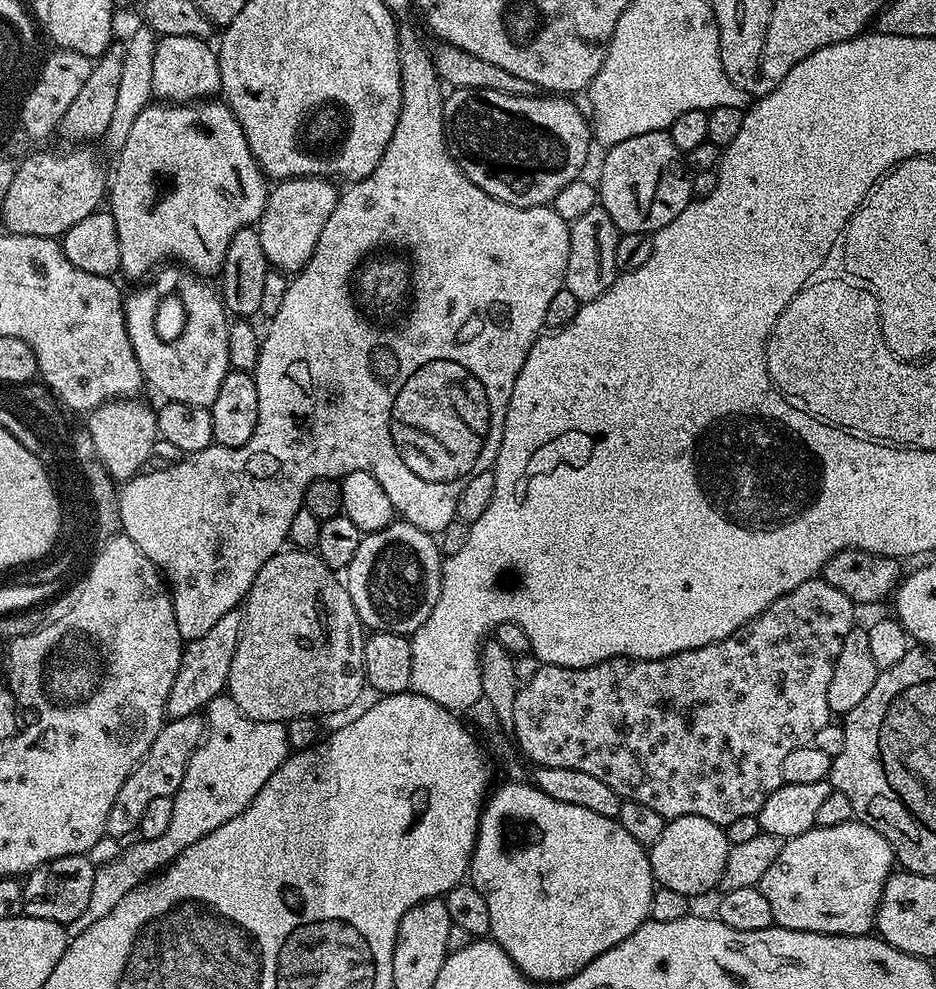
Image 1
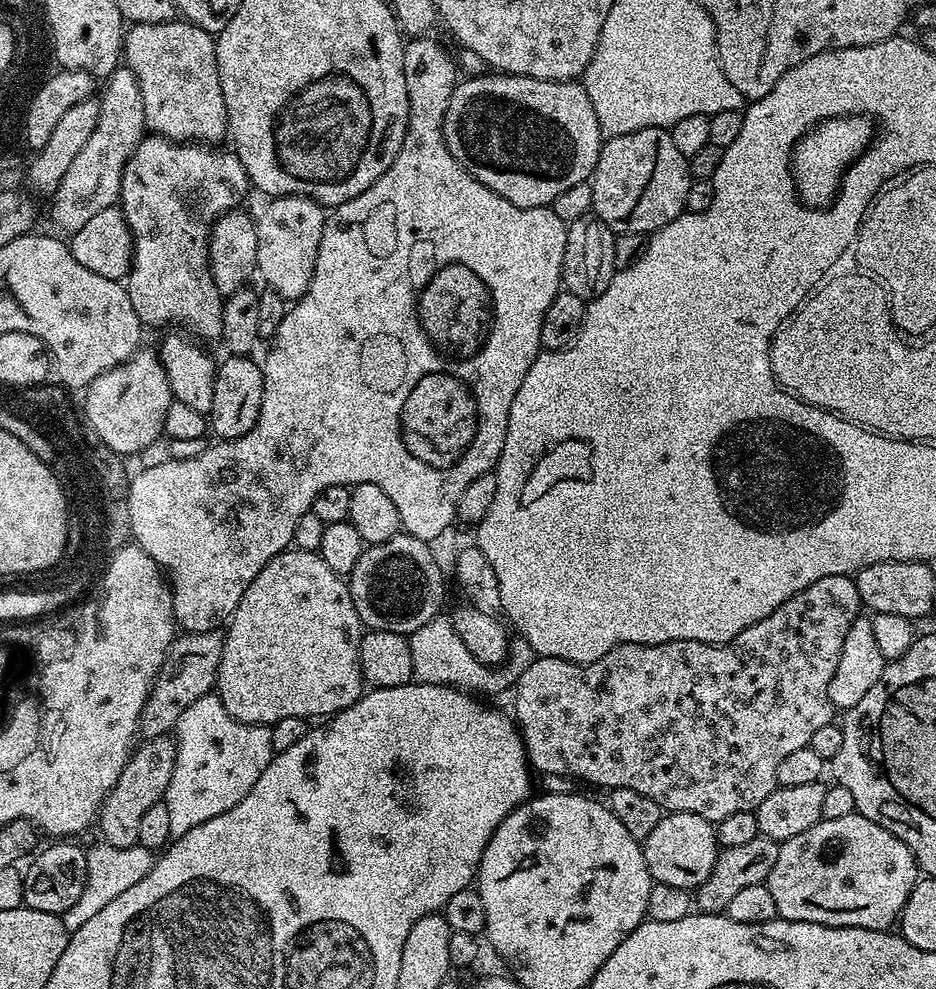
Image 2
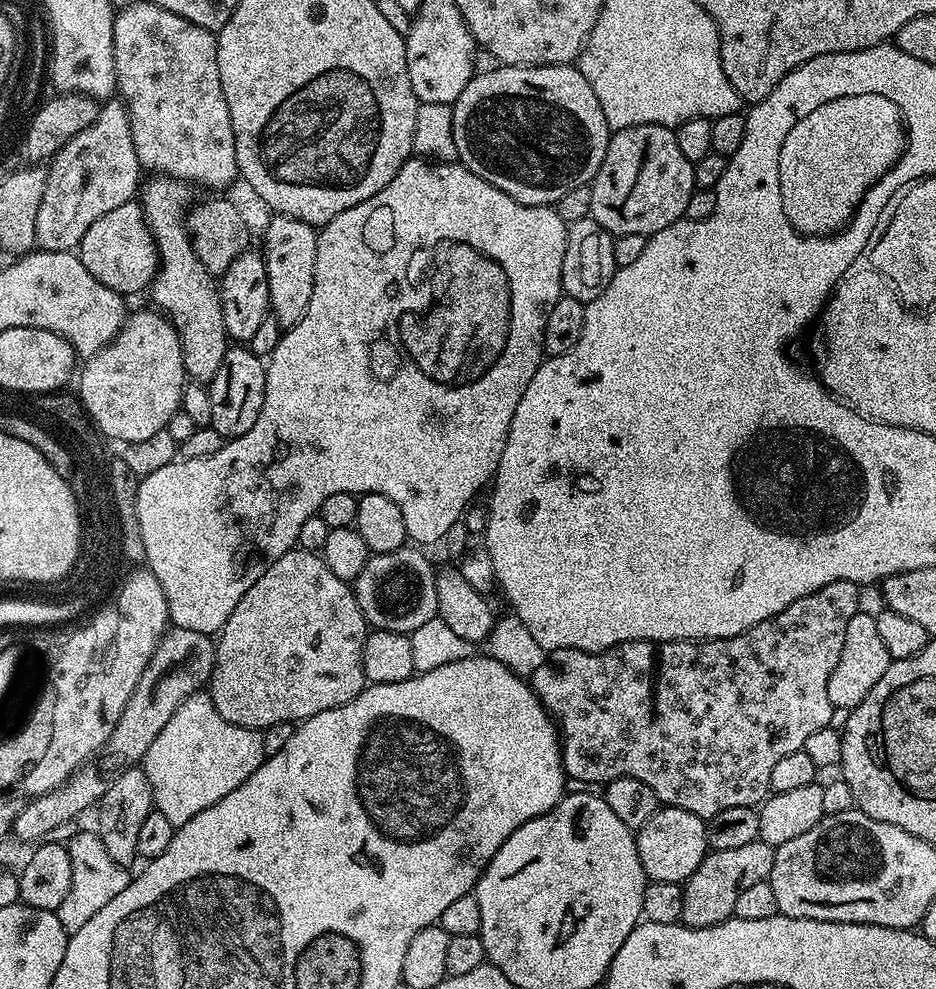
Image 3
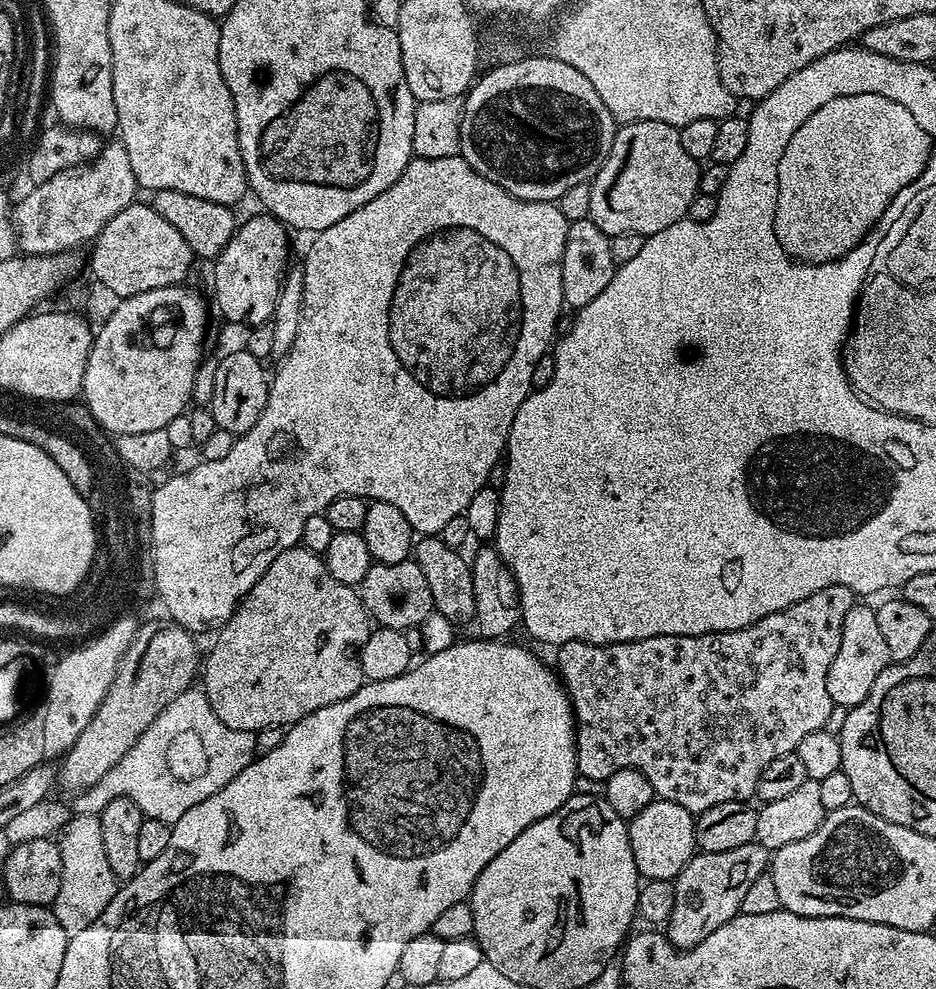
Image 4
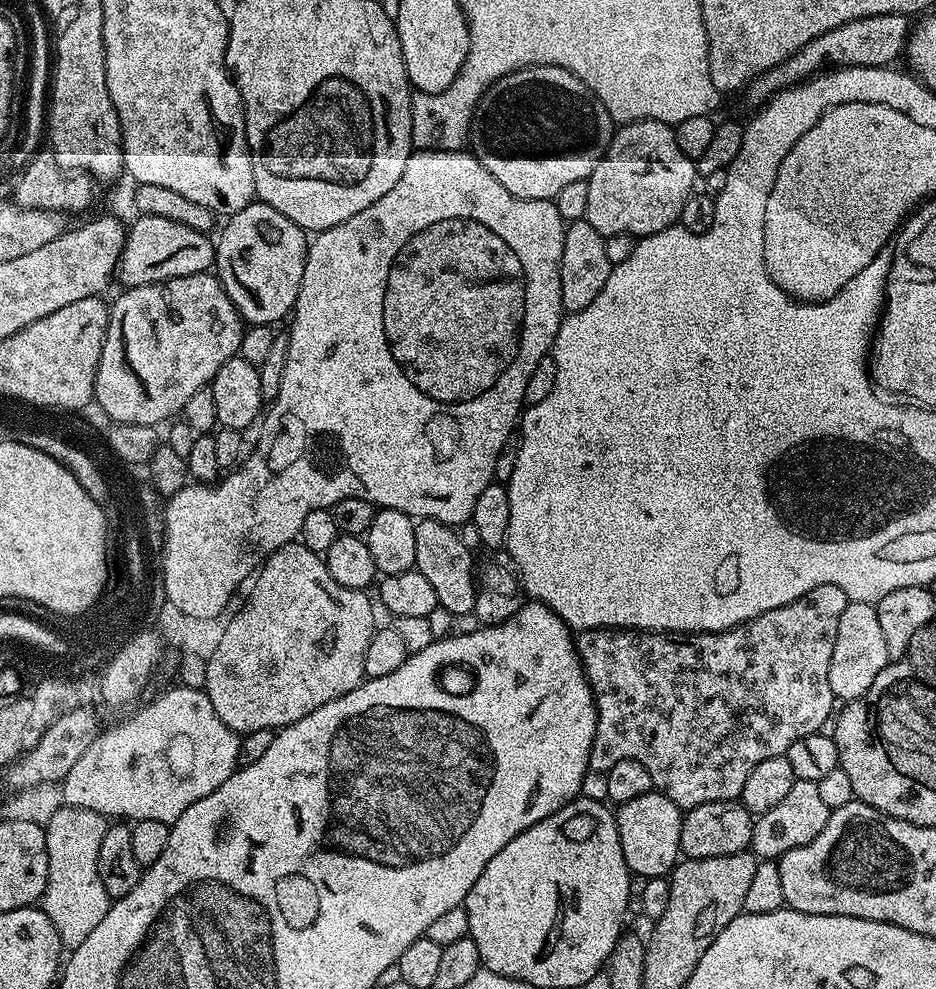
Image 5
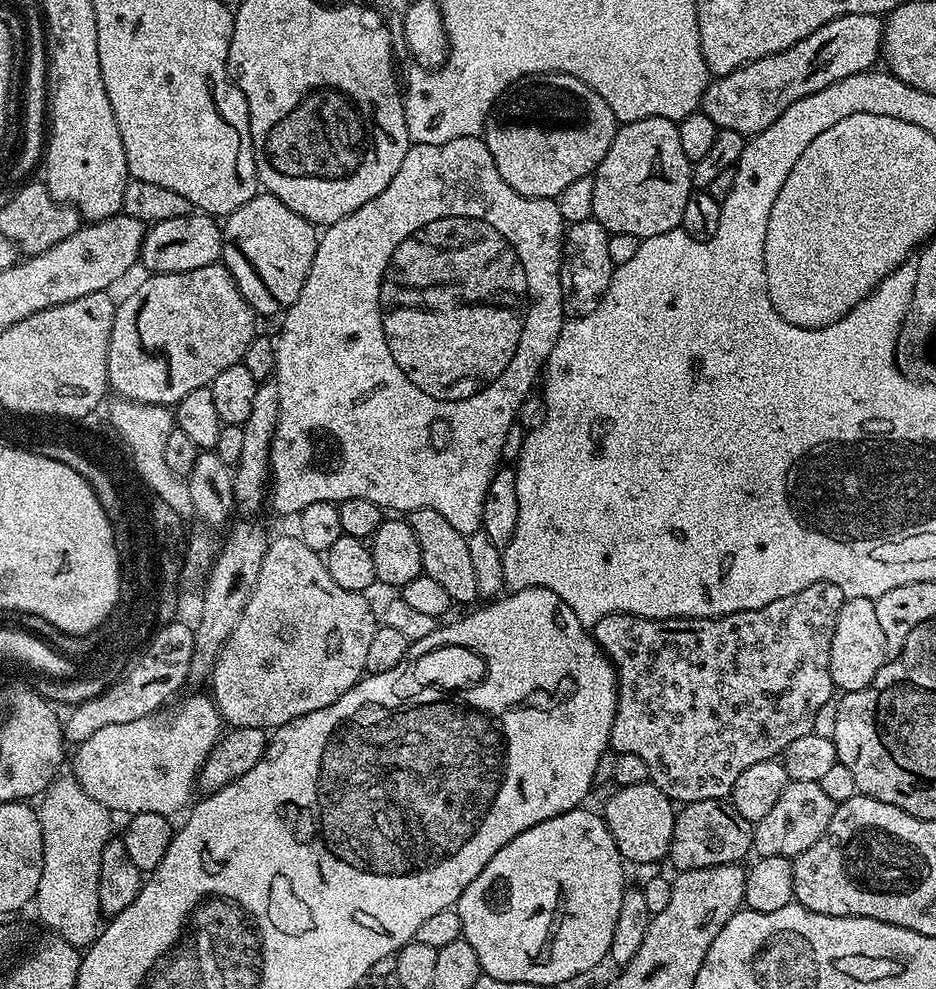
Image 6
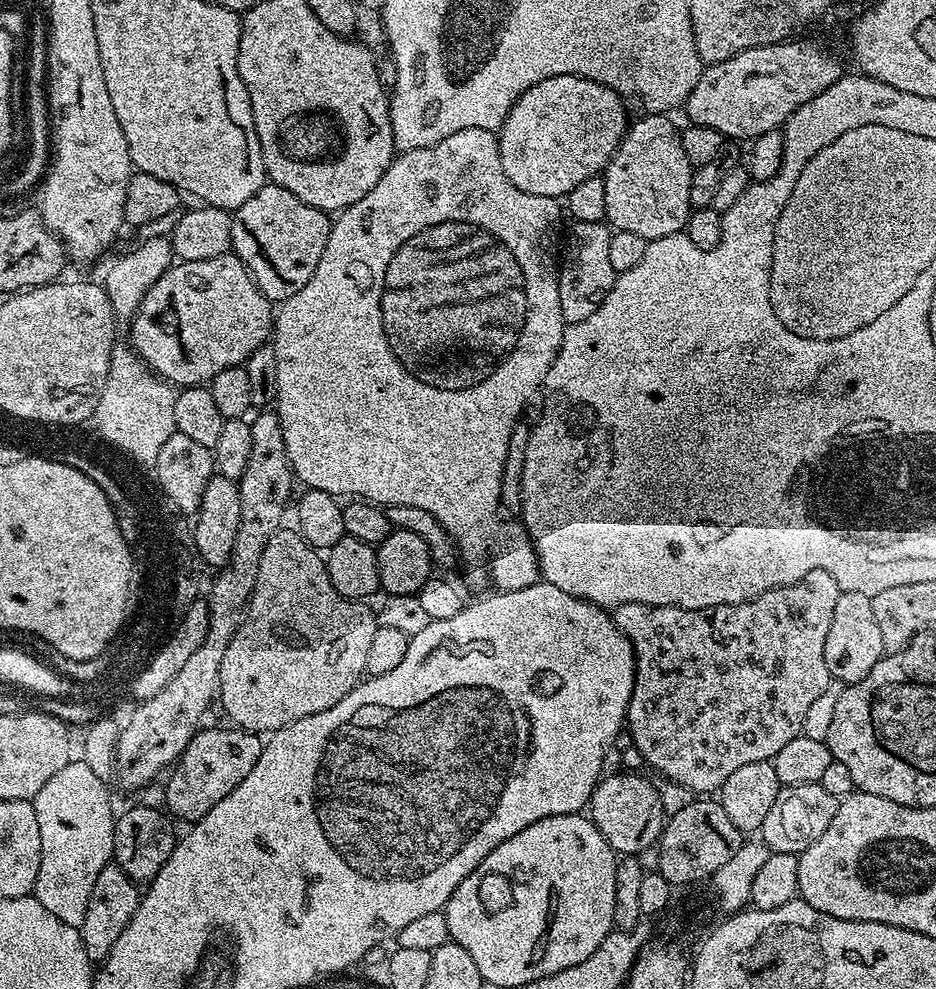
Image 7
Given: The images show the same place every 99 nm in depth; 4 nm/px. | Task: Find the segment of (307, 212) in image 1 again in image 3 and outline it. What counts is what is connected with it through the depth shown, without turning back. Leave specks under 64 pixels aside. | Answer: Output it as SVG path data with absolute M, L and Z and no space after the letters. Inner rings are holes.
M279 214L271 218L273 220L264 228L262 247L268 283L268 306L271 316L280 323L281 329L287 330L304 317L306 306L310 306L310 294L314 294L314 258L318 254L318 232L313 225L298 218Z

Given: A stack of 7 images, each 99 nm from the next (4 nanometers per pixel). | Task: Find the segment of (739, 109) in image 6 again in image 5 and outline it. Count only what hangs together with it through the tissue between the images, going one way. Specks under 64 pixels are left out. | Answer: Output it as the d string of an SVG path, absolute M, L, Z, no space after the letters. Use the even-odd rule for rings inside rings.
M895 12L894 14L874 14L866 18L858 18L854 22L846 22L842 26L834 26L834 30L826 30L826 34L822 34L818 38L814 38L814 42L808 42L806 46L802 46L802 50L798 50L786 62L782 62L778 66L774 66L764 75L756 77L746 89L746 95L752 100L767 101L776 95L777 92L783 92L786 88L791 88L793 84L801 83L817 74L823 73L825 70L836 68L857 68L858 66L866 66L867 68L887 68L897 63L896 59L905 55L908 40L910 37L910 23L907 15Z

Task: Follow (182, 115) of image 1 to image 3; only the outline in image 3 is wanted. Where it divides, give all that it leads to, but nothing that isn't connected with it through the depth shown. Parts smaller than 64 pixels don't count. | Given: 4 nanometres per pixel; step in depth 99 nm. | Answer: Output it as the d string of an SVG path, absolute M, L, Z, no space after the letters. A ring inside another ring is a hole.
M163 174L148 179L139 189L138 203L144 210L144 221L156 239L156 253L160 255L160 266L150 285L152 300L156 303L153 305L167 316L180 335L187 379L207 386L211 384L218 366L222 366L222 358L230 347L230 337L222 318L217 277L211 276L206 266L198 262L198 254L194 254L194 246L188 236L186 213L193 203L193 189L185 181L173 180Z

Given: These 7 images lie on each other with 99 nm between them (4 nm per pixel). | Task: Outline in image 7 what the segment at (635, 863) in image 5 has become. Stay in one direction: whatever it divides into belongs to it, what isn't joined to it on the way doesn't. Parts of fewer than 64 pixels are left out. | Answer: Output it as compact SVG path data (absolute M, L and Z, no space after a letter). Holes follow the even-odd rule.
M621 771L621 776L605 775L592 789L590 819L617 854L641 854L660 839L666 813L660 801L659 787L651 784L644 774Z

